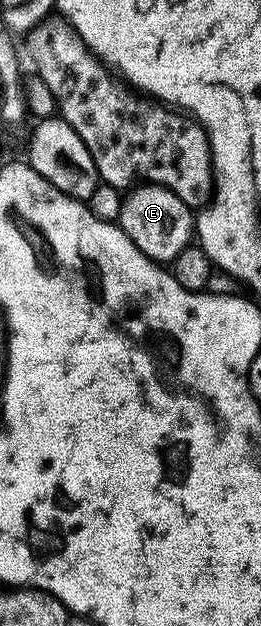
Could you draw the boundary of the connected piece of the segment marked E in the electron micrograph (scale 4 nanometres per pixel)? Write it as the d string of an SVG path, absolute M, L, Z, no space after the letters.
M140 183L124 195L117 222L142 253L160 265L167 266L190 245L195 232L194 217L193 210L180 203L165 186Z

